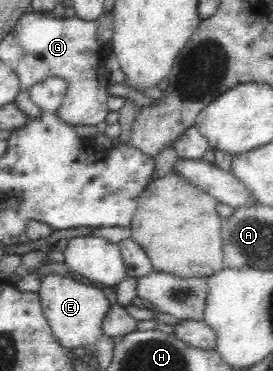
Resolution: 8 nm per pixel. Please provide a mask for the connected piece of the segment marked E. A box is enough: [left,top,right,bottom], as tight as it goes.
[38,274,111,352]

